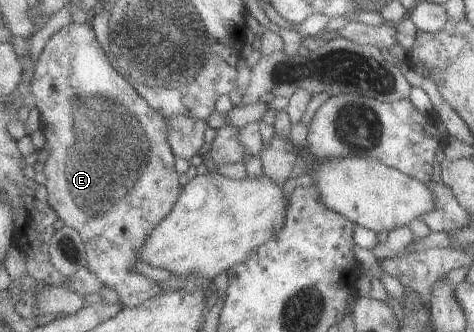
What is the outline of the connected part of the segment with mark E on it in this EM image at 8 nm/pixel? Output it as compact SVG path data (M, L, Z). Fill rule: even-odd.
M91 21L68 24L48 40L47 46L36 64L32 92L34 93L36 107L41 112L41 130L46 136L45 149L50 153L44 164L43 172L48 176L45 186L48 188L51 206L59 213L65 224L76 228L82 234L88 250L88 267L107 286L117 290L125 306L141 307L143 303L159 296L164 290L159 281L150 279L141 272L140 250L144 247L152 232L174 211L178 200L182 198L185 187L181 184L181 175L175 167L178 156L170 143L169 120L162 112L153 108L151 103L138 91L138 88L135 88L135 85L122 72L119 72L118 68L115 68Z

